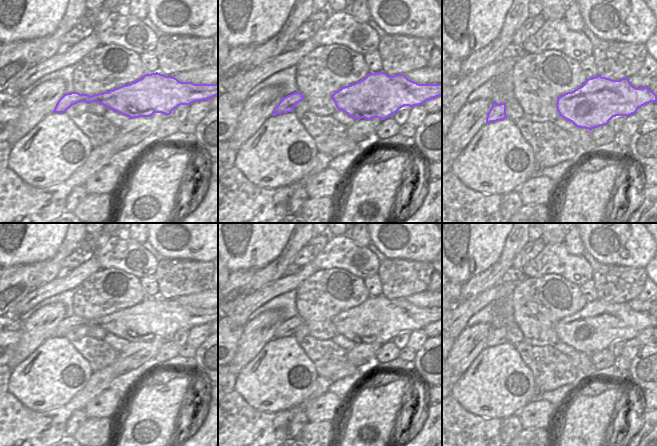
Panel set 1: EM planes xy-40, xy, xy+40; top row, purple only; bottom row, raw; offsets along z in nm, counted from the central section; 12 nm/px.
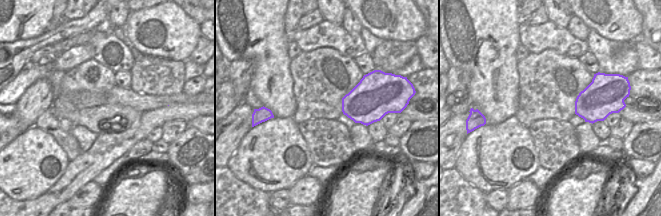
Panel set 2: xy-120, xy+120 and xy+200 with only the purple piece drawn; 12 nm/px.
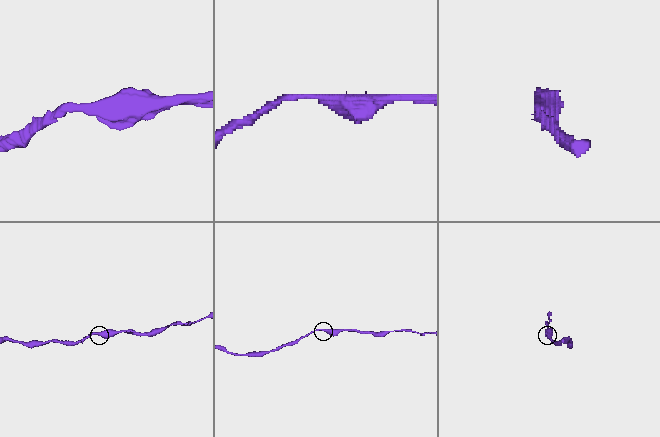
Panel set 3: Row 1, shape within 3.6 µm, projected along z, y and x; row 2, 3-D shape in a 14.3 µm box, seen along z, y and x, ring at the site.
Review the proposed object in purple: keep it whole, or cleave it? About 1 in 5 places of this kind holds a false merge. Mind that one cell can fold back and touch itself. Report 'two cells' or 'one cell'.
one cell

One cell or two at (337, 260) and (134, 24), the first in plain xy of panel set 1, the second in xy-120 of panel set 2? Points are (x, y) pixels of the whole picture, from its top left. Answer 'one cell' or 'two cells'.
one cell

